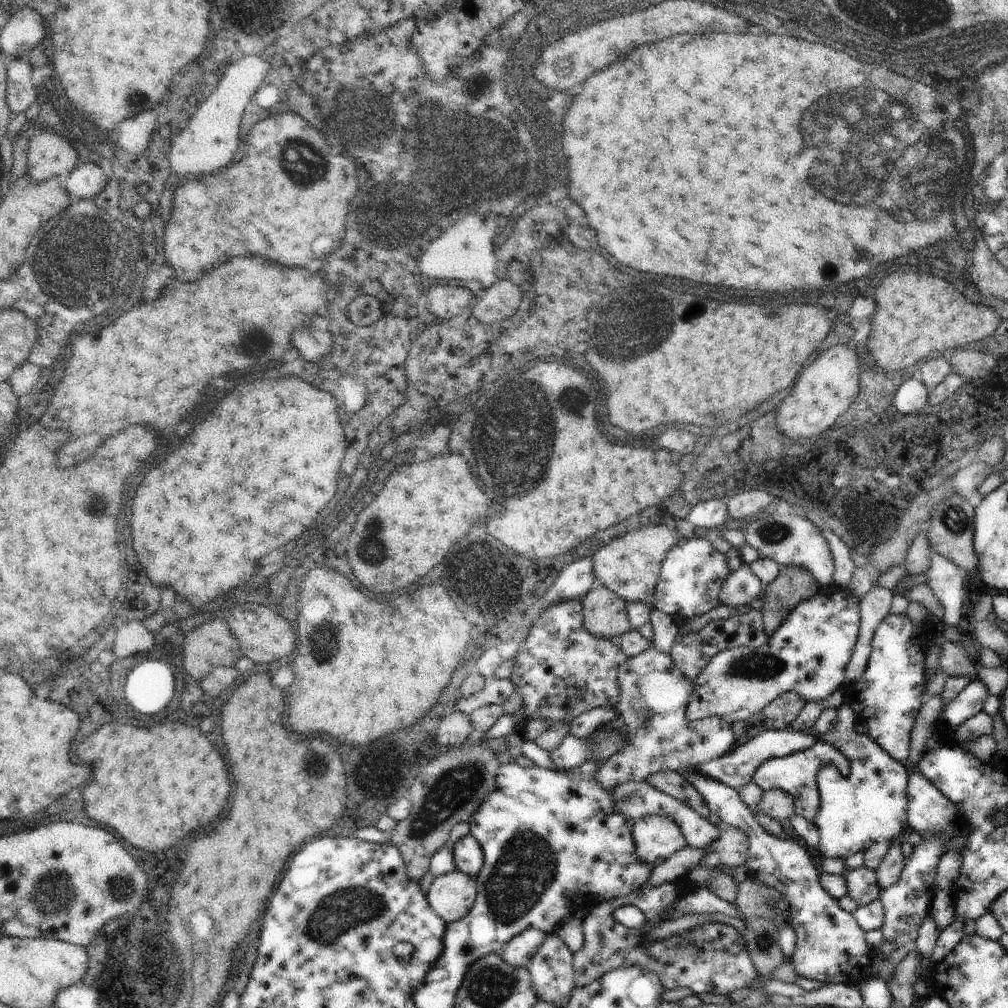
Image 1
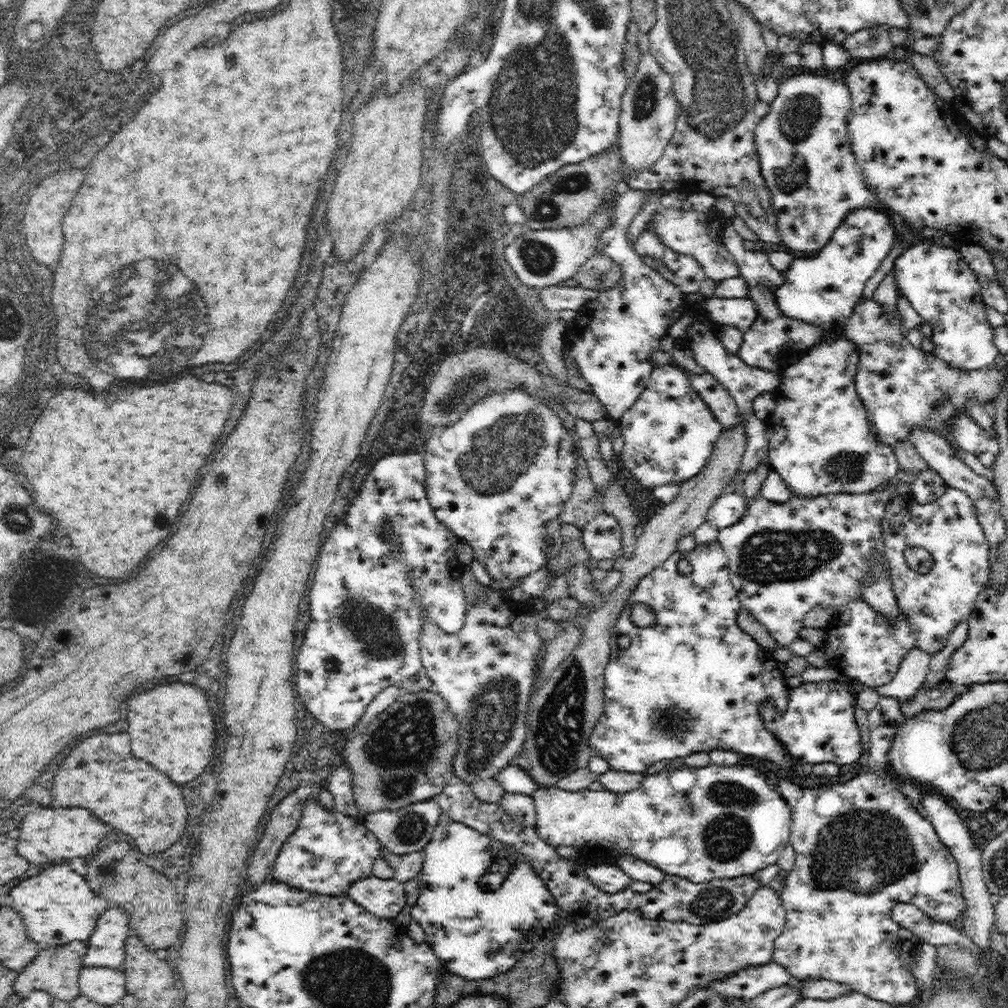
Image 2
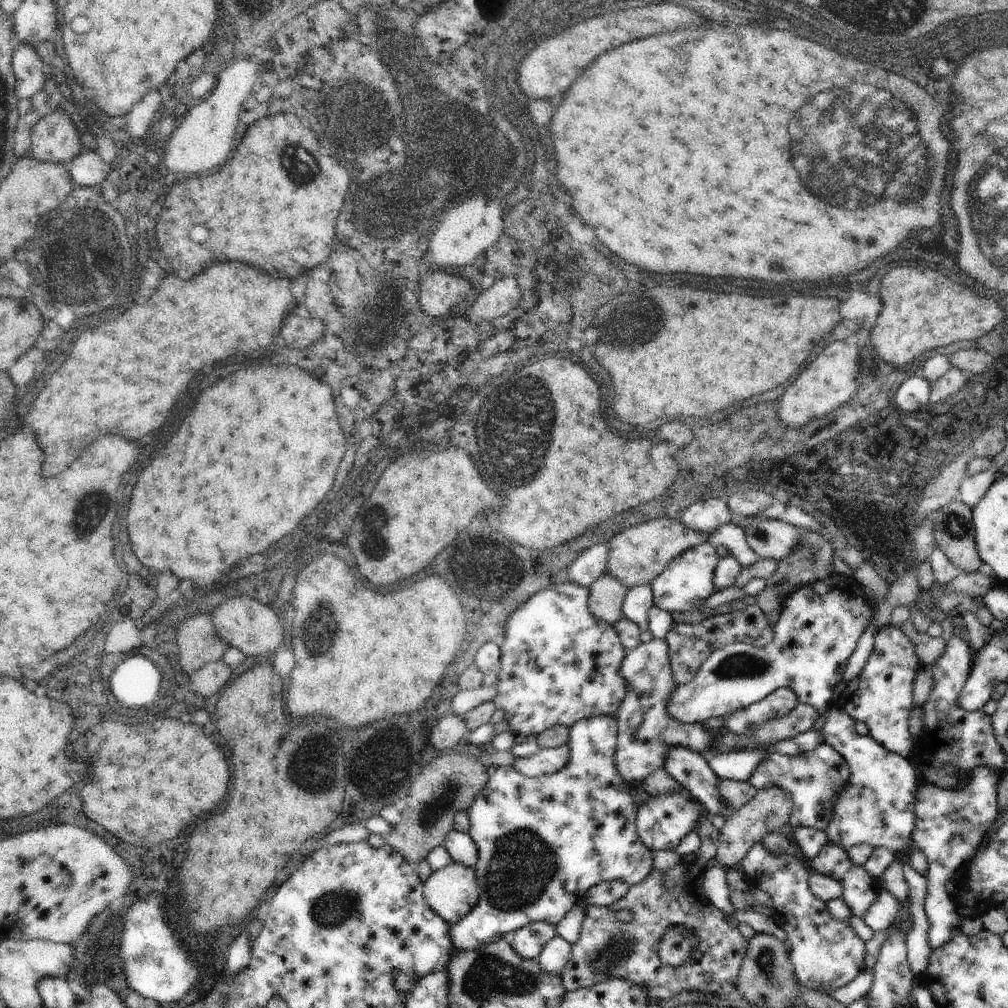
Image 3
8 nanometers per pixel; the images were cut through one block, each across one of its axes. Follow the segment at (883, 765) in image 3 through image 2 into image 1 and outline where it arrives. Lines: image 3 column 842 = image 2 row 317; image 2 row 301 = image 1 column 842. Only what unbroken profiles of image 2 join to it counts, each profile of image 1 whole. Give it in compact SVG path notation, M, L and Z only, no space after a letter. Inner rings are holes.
M841 704L837 708L835 728L819 736L821 742L833 744L835 750L851 762L847 776L839 774L835 764L825 764L815 778L819 808L813 822L819 832L817 850L823 860L839 858L845 862L855 852L865 852L877 840L895 840L907 826L907 766L895 762L877 742L871 742L867 734L855 734L855 724L855 710Z

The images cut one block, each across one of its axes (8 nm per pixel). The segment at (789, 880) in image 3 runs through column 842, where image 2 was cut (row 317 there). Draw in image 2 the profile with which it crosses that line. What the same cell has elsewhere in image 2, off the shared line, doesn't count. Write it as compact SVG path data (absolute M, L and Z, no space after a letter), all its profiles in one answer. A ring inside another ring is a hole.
M916 240L900 258L896 258L894 276L896 288L920 314L922 324L930 324L934 328L930 340L934 342L934 354L942 362L950 368L968 372L986 370L1000 362L1002 356L992 342L994 326L986 316L988 304L982 298L982 286L974 270L960 256L960 250Z

